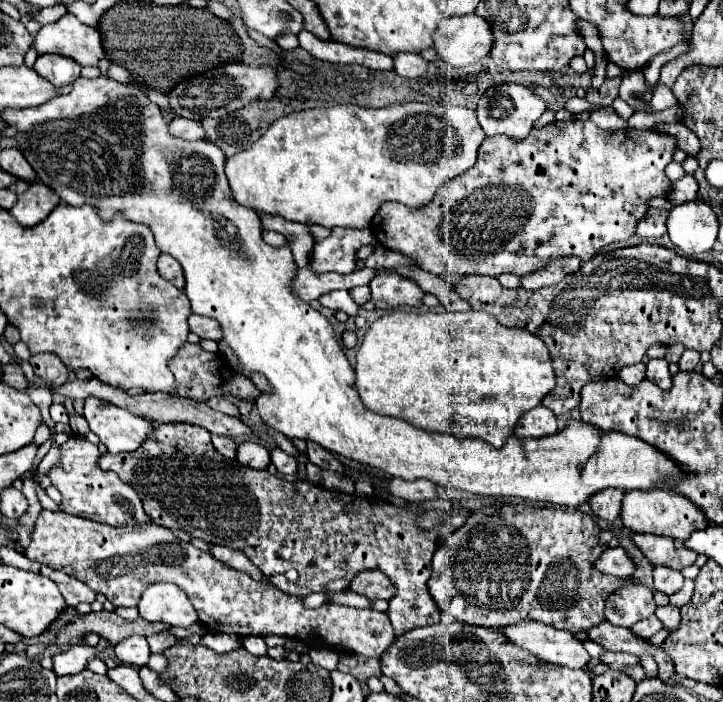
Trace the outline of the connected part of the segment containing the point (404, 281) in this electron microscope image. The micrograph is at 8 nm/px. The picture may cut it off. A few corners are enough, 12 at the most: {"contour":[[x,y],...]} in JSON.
{"contour":[[379,269],[369,287],[375,309],[423,305],[407,277]]}

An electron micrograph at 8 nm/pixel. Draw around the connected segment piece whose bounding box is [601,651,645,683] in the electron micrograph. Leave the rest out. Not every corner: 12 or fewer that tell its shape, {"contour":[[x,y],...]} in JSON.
{"contour":[[605,651],[601,657],[611,669],[625,671],[633,681],[645,679],[635,655]]}

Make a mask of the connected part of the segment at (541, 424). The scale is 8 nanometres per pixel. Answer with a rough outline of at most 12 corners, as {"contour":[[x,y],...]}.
{"contour":[[537,405],[515,425],[515,435],[537,439],[557,433],[551,409]]}

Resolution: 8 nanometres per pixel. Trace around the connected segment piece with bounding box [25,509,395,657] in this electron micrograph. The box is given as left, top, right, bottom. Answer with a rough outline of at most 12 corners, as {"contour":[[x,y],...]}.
{"contour":[[43,509],[25,555],[137,607],[175,583],[209,631],[381,657],[387,613],[307,609],[157,523]]}

